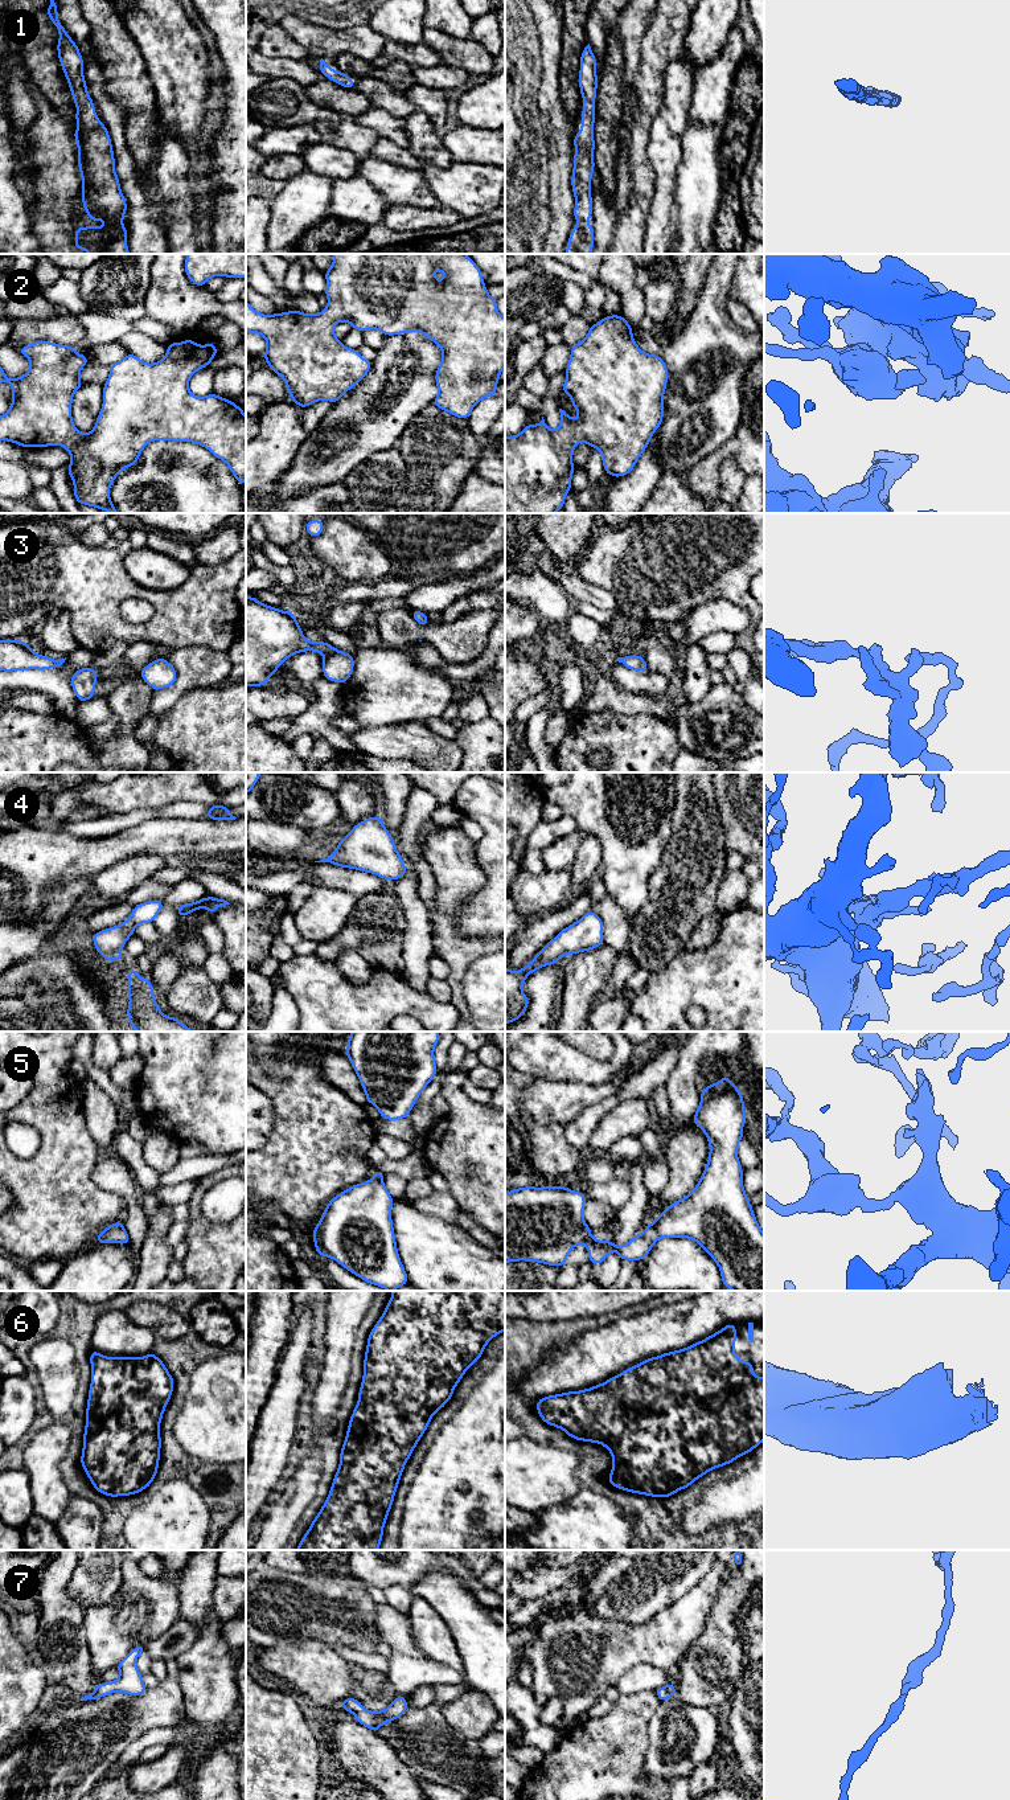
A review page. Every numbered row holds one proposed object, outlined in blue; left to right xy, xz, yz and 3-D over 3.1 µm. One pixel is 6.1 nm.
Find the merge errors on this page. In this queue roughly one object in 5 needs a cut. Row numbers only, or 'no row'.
no row

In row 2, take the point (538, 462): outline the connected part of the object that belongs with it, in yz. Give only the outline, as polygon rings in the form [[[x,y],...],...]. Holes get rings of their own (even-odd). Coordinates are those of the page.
[[[621,315],[604,316],[592,324],[587,336],[570,348],[571,356],[566,368],[562,391],[568,394],[579,417],[572,419],[559,409],[561,426],[551,431],[542,421],[526,425],[514,436],[505,436],[505,513],[555,513],[564,505],[571,491],[574,473],[572,454],[576,443],[587,443],[602,454],[605,473],[613,477],[627,476],[646,450],[654,431],[664,418],[664,394],[668,384],[668,368],[658,354],[648,354],[636,344],[632,327]]]

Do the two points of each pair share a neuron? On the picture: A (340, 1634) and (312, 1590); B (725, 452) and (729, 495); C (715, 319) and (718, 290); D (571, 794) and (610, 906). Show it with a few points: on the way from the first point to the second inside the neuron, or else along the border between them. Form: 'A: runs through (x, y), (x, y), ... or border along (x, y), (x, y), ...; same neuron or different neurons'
A: runs through (340, 1623), (319, 1600); same neuron
B: border along (733, 458), (727, 458), (721, 464), (718, 491); different neurons
C: runs through (715, 312), (715, 296); same neuron
D: border along (607, 893), (628, 917); different neurons

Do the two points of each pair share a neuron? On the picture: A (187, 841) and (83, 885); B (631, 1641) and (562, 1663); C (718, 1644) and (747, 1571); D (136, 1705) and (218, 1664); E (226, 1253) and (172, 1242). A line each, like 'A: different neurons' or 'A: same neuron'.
A: different neurons
B: same neuron
C: same neuron
D: different neurons
E: different neurons

